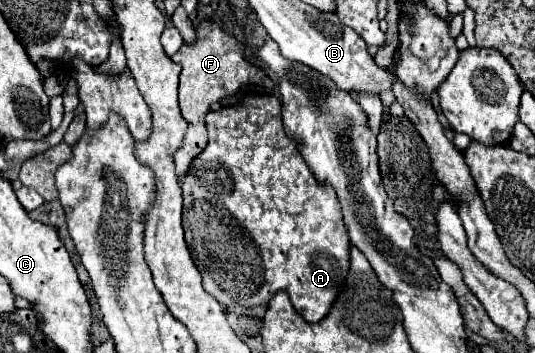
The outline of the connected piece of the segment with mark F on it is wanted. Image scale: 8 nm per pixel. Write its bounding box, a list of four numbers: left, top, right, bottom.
[172,21,273,181]

